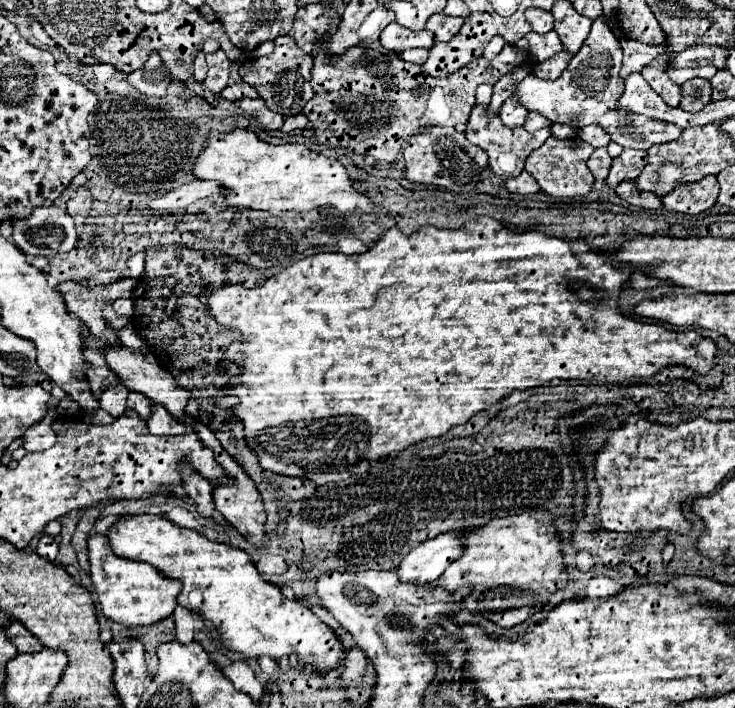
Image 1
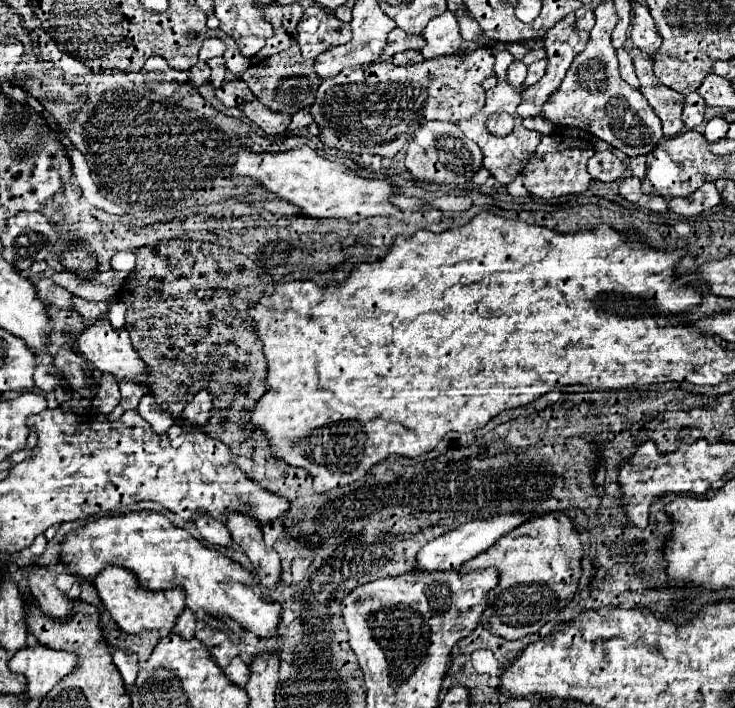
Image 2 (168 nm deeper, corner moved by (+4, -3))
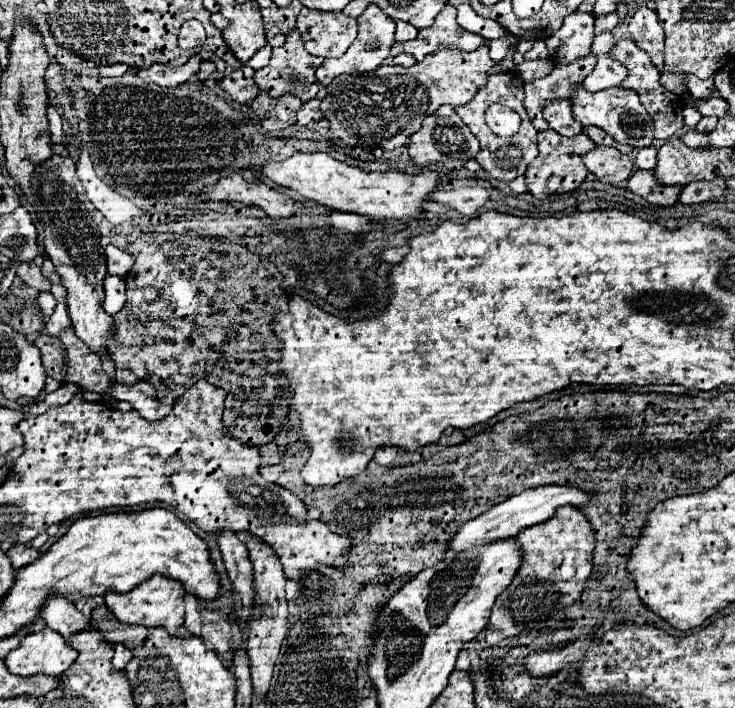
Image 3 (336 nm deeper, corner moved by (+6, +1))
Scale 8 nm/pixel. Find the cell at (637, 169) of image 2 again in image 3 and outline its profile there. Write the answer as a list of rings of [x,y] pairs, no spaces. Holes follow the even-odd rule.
[[[644,147],[636,155],[636,167],[638,169],[654,169],[656,167],[656,147]]]

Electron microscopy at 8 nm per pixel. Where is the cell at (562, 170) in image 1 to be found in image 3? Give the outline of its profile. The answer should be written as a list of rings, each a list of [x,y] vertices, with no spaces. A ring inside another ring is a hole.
[[[552,129],[538,133],[538,157],[528,165],[526,171],[526,183],[528,191],[536,199],[546,199],[552,193],[570,193],[580,187],[580,183],[586,179],[588,169],[582,163],[582,157],[594,149],[594,141],[586,133],[578,133],[574,137],[564,137],[560,133],[554,133]]]

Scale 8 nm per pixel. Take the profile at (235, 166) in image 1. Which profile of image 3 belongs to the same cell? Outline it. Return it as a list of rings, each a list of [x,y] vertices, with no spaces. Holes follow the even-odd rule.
[[[294,153],[284,163],[266,163],[262,171],[276,185],[294,189],[304,199],[312,199],[336,211],[358,213],[372,219],[420,219],[424,215],[424,203],[440,185],[440,175],[436,171],[422,171],[418,175],[398,171],[366,173],[358,167],[336,161],[326,153]]]

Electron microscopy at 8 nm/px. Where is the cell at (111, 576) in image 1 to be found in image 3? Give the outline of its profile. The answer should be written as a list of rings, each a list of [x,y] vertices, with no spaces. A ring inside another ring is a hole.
[[[154,575],[148,583],[134,587],[130,593],[108,593],[106,605],[116,615],[120,623],[128,625],[144,625],[144,627],[164,627],[170,635],[176,633],[184,623],[184,587],[176,579],[168,579],[164,575]]]

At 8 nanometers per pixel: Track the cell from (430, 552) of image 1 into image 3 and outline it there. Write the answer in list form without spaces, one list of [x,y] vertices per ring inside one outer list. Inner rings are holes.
[[[546,485],[546,487],[538,487],[538,489],[528,489],[520,495],[506,499],[502,505],[494,505],[494,509],[486,511],[482,517],[476,517],[474,521],[468,521],[466,525],[462,525],[462,529],[456,533],[456,537],[448,543],[448,551],[468,551],[478,545],[514,537],[522,529],[544,523],[550,517],[554,517],[558,507],[562,507],[562,505],[586,507],[590,503],[590,499],[592,499],[590,493],[586,493],[584,489],[578,489],[578,487],[570,487],[570,485]]]

